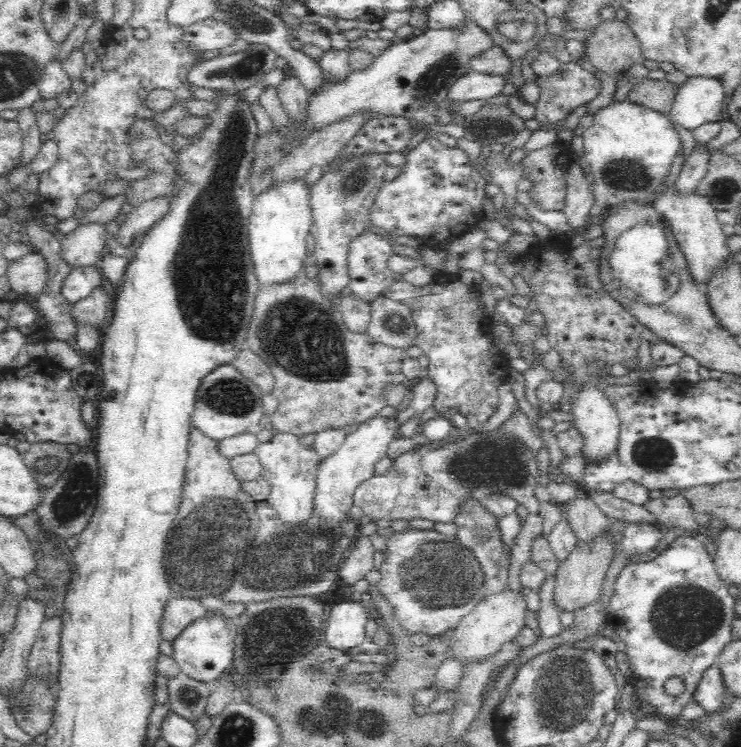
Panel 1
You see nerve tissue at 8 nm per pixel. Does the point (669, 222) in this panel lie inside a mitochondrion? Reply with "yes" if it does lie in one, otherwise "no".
no

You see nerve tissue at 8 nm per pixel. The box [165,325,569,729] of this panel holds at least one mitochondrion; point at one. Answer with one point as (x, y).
(435, 578)

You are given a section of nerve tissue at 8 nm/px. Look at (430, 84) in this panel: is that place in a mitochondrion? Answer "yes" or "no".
yes

